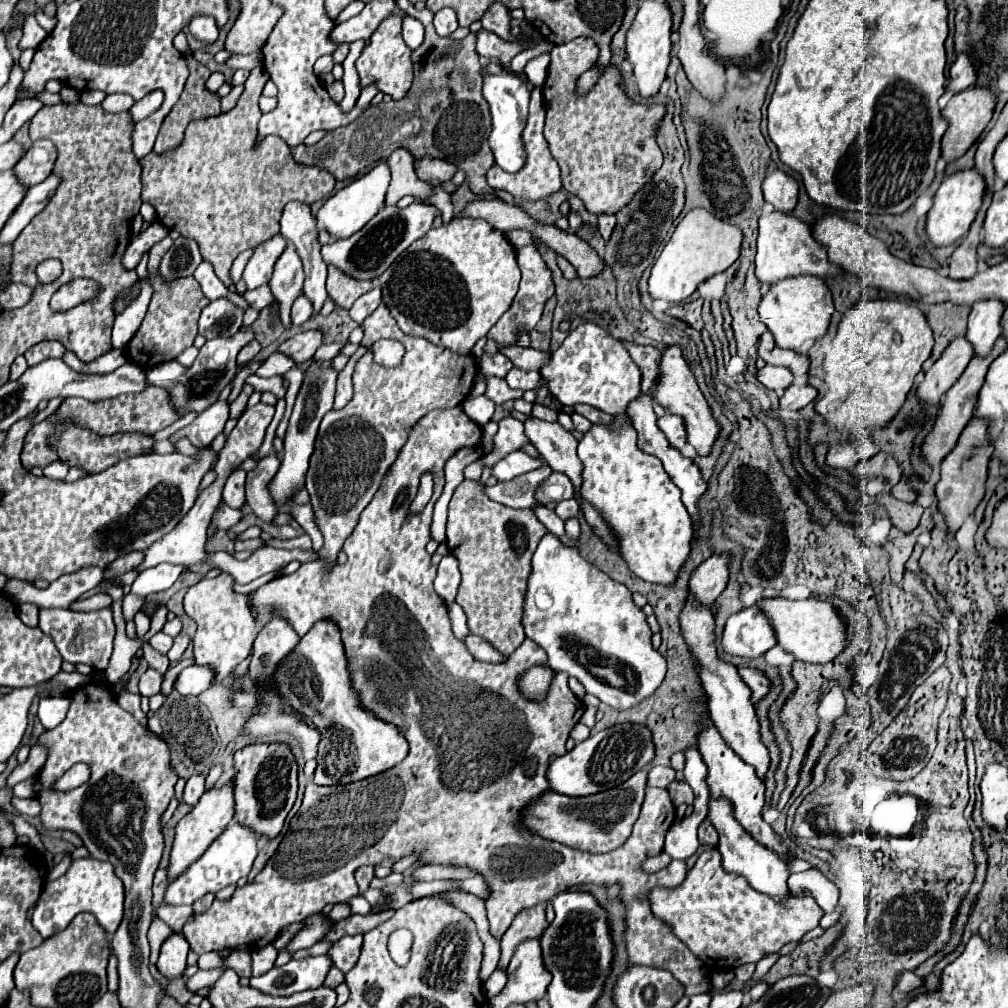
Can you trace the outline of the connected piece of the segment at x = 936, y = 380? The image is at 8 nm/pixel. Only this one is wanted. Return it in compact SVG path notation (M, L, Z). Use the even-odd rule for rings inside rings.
M957 337L935 361L935 365L925 373L925 379L917 387L917 397L925 403L939 405L945 393L961 377L971 357L973 351L969 351L969 343L965 343L963 337Z

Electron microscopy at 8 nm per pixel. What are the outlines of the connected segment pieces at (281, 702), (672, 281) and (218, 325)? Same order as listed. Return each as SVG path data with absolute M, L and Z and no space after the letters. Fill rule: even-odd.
M271 619L263 631L257 635L255 643L253 643L253 655L251 655L251 665L249 665L249 677L255 683L255 693L257 699L261 703L259 709L255 709L255 713L251 715L251 719L245 723L243 727L243 735L245 737L261 737L261 735L273 735L273 733L289 733L297 739L297 743L301 743L301 751L306 761L315 759L320 741L320 734L317 729L313 729L311 725L307 725L301 717L301 713L289 705L289 701L277 691L277 683L275 683L275 671L279 669L279 665L283 663L283 659L295 649L295 645L299 643L299 635L293 631L293 627L289 627L289 623L283 623L283 619Z
M691 209L675 227L671 239L663 247L657 263L649 277L649 295L653 299L665 299L669 303L679 303L687 299L699 283L707 277L725 271L737 257L741 247L741 229L713 217L707 209Z
M225 297L211 301L199 317L199 333L207 339L235 335L243 321L243 309Z

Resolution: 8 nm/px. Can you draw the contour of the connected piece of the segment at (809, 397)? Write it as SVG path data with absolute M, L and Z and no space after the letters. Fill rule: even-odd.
M791 385L785 389L785 393L779 397L779 409L787 411L799 411L807 403L811 403L817 395L817 389L811 385Z

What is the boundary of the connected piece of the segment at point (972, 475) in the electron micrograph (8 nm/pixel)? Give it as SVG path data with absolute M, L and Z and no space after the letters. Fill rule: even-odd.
M971 419L967 427L963 429L957 447L945 457L945 463L941 463L941 479L935 487L937 495L937 509L943 513L947 523L947 535L955 535L963 521L975 511L975 507L981 503L985 495L985 479L987 479L987 461L993 453L993 445L987 437L987 423L981 423L977 419Z

